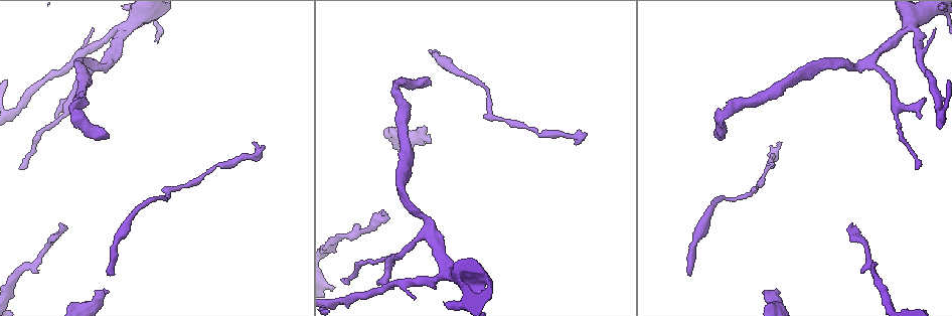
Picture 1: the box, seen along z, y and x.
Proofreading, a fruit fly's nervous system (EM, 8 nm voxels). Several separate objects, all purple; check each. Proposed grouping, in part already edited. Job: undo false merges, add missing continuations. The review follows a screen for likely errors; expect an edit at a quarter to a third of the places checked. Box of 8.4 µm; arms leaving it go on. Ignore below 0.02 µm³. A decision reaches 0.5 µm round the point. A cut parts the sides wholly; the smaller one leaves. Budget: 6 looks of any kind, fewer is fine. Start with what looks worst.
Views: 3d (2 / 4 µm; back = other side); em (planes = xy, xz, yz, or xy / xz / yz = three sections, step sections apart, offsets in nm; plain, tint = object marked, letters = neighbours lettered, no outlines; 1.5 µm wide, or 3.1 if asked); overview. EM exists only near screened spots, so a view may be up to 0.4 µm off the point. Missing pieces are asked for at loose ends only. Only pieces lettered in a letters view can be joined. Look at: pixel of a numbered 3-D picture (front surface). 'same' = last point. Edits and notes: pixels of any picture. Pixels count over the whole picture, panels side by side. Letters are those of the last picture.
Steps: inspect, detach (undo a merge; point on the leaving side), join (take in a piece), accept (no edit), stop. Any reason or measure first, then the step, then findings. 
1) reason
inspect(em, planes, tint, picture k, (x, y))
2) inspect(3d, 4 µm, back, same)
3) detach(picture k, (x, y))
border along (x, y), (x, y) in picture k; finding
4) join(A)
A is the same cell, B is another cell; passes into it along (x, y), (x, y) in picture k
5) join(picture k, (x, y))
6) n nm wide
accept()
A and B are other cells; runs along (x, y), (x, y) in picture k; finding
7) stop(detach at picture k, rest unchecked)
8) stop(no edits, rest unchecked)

an open end
inspect(3d, 2 µm, picture 1, (429, 84))

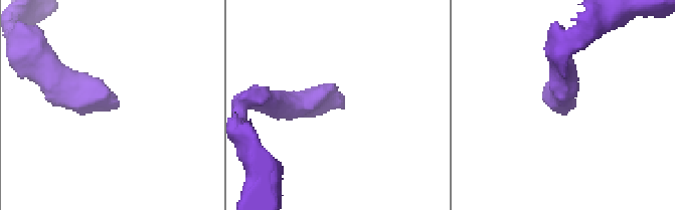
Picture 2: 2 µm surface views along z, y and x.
now the EM
inspect(em, planes, letters, picture 2, (343, 102))

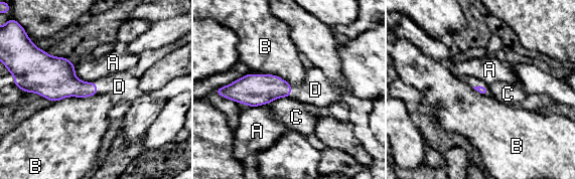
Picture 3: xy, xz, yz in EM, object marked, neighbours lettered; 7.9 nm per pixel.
B touches over 380 nm
join(picture 3, (475, 81))
D is the same cell, A, B and C are other cells; passes into it along (483, 91), (481, 86), (475, 81) in picture 3; the neuron continues

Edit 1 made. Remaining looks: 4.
an open end
inspect(em, planes, letters, picture 1, (107, 292))

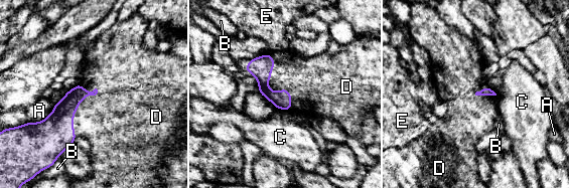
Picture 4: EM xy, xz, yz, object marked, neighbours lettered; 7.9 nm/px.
join(picture 4, (298, 74))
D is the same cell, A, B, C and E are other cells; passes into it along (261, 66), (271, 89), (298, 74) in picture 4; the neuron continues

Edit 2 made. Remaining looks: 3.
redraw
inspect(overview)

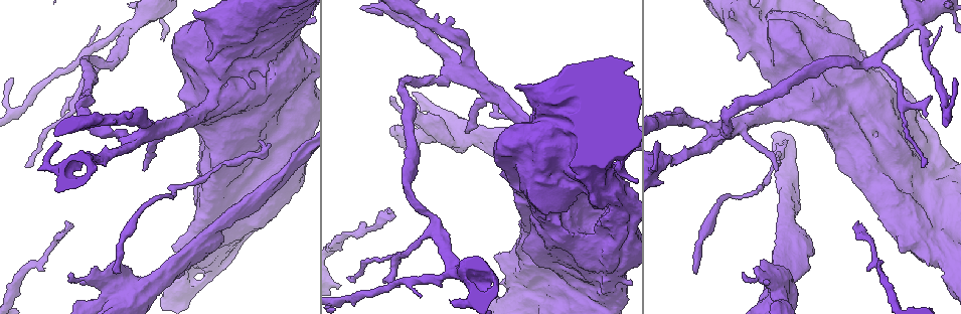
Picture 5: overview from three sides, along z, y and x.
thin end
inspect(em, planes, plain, picture 5, (118, 272))

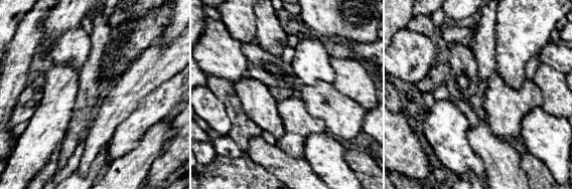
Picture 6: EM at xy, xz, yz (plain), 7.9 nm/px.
what lies round it
inspect(em, planes, letters, same)

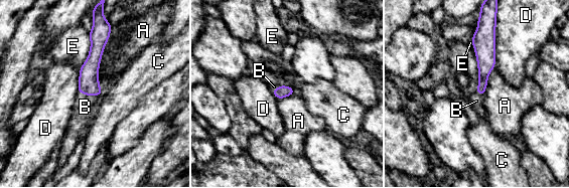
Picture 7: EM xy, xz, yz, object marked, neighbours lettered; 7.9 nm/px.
join(picture 7, (85, 107))
B is the same cell, A, C, D and E are other cells; passes into it along (89, 83), (89, 96), (85, 107) in picture 7; the neuron continues

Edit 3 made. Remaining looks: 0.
stop(join at picture 3, join at picture 4, join at picture 7, rest unchecked)

